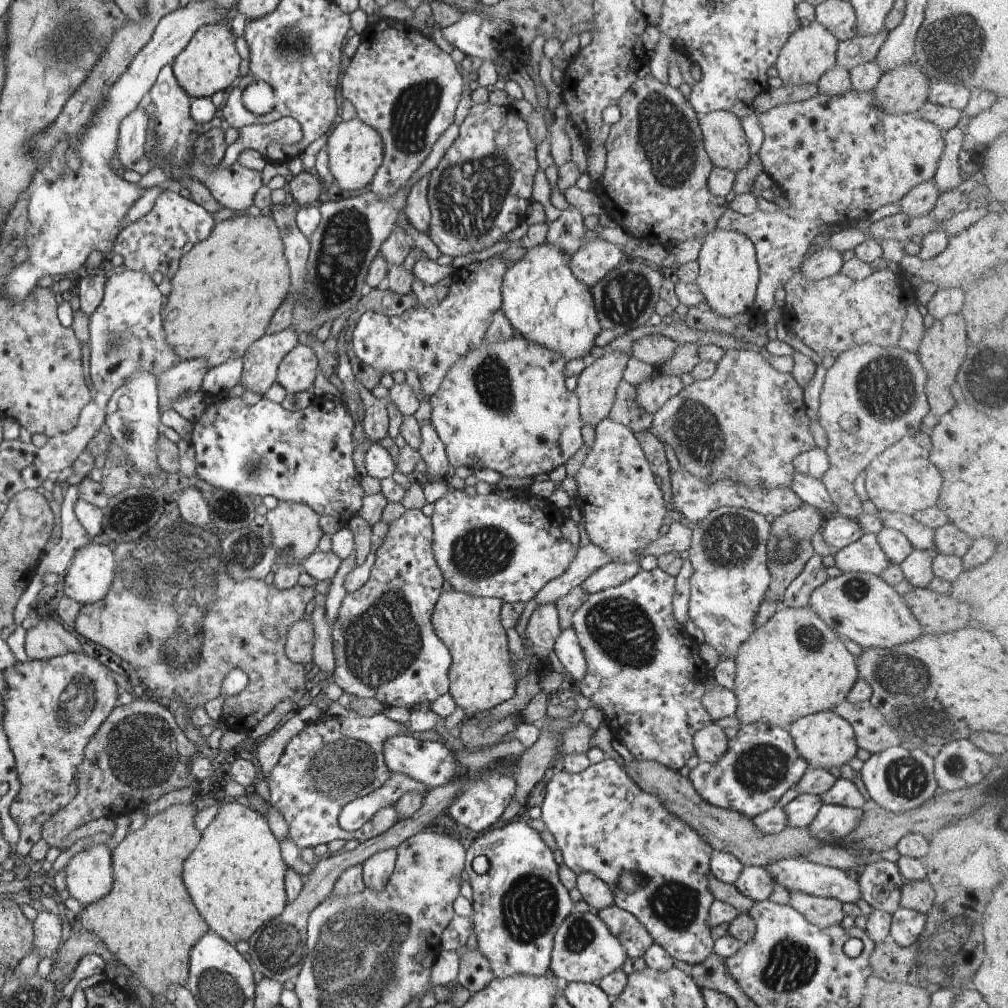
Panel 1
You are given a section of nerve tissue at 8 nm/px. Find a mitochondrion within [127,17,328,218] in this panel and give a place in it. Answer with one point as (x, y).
(293, 42)

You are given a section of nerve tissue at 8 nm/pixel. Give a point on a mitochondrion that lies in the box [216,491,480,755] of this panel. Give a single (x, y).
(381, 642)

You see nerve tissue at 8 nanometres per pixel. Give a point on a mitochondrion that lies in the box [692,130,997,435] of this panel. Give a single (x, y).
(884, 385)

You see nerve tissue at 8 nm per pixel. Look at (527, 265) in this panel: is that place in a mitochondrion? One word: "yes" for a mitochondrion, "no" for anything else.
no

